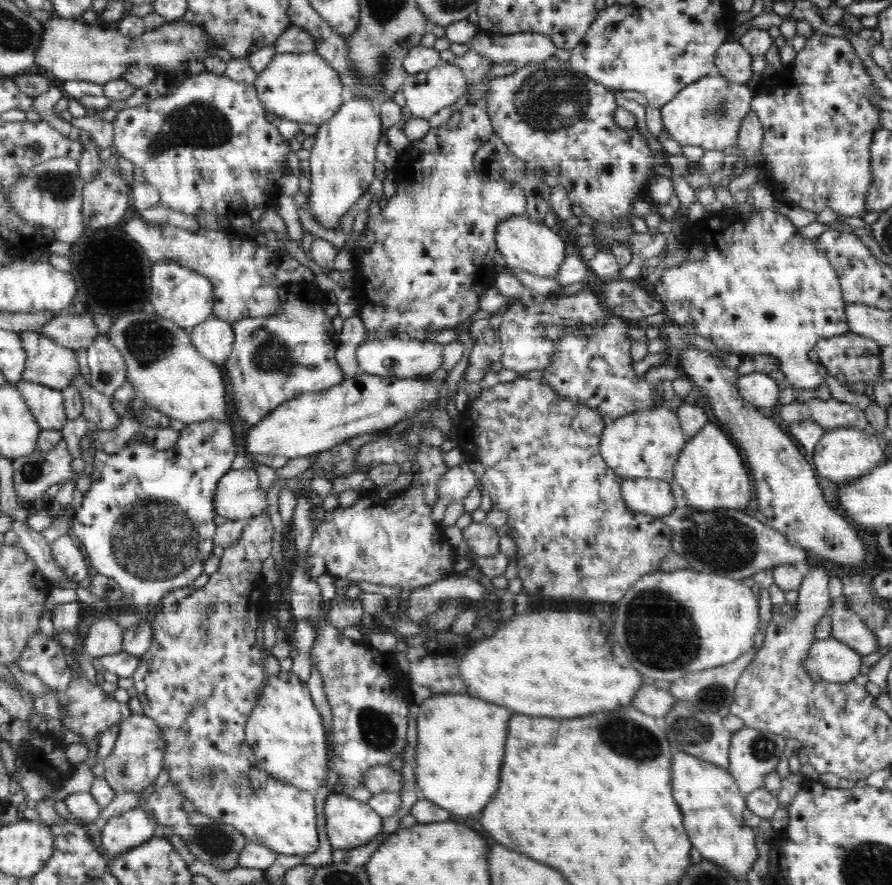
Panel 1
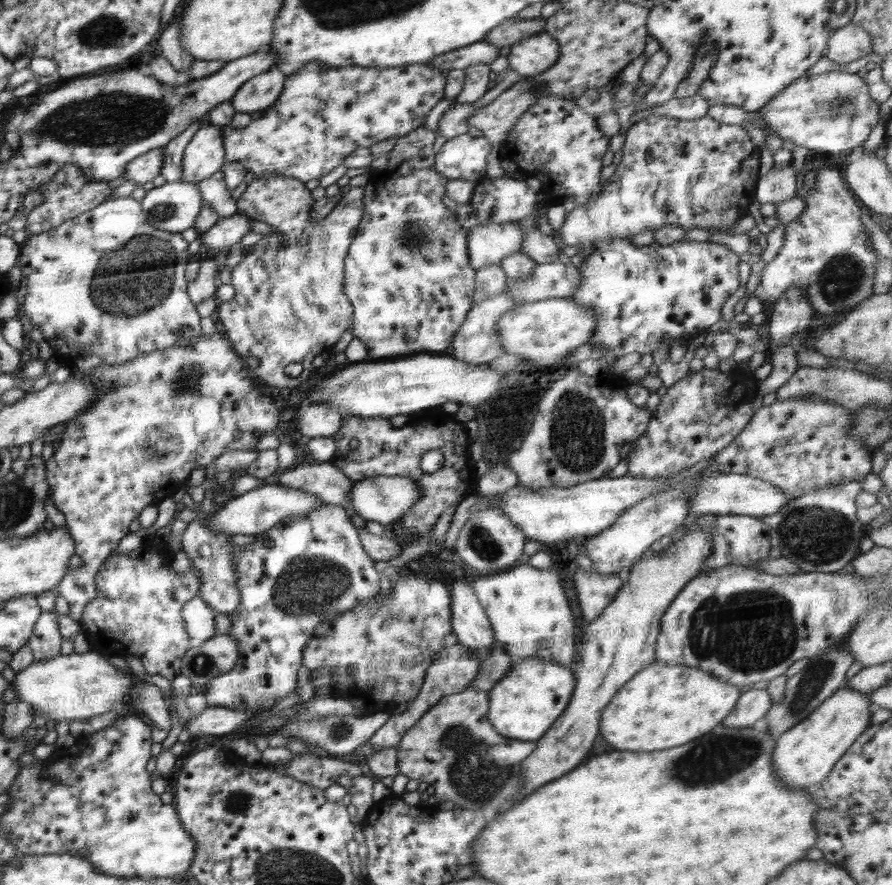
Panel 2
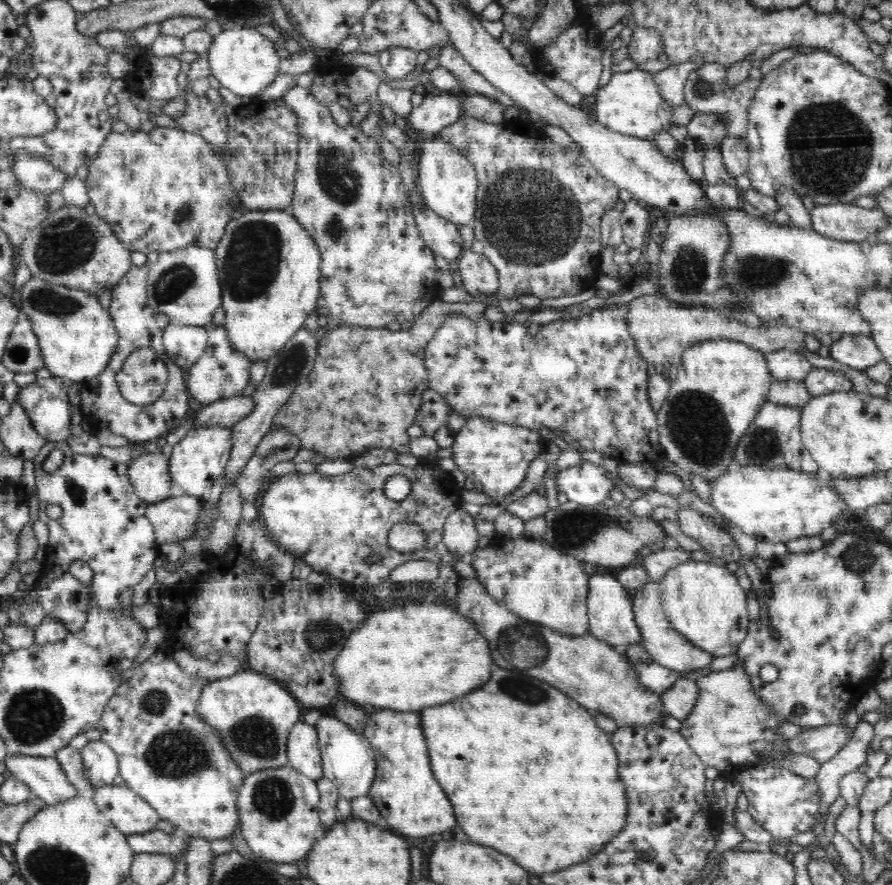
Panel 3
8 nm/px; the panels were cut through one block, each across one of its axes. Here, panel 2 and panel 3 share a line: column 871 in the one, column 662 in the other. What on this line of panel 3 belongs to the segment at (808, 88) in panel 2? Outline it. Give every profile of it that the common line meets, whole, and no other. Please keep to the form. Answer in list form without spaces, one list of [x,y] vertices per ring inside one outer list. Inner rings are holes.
[[[644,70],[614,73],[609,82],[595,95],[596,121],[613,131],[644,140],[653,140],[653,136],[656,136],[658,132],[662,130],[668,132],[672,126],[686,126],[697,115],[686,102],[677,107],[668,105],[668,102],[660,95],[660,89],[654,83],[652,75]]]

